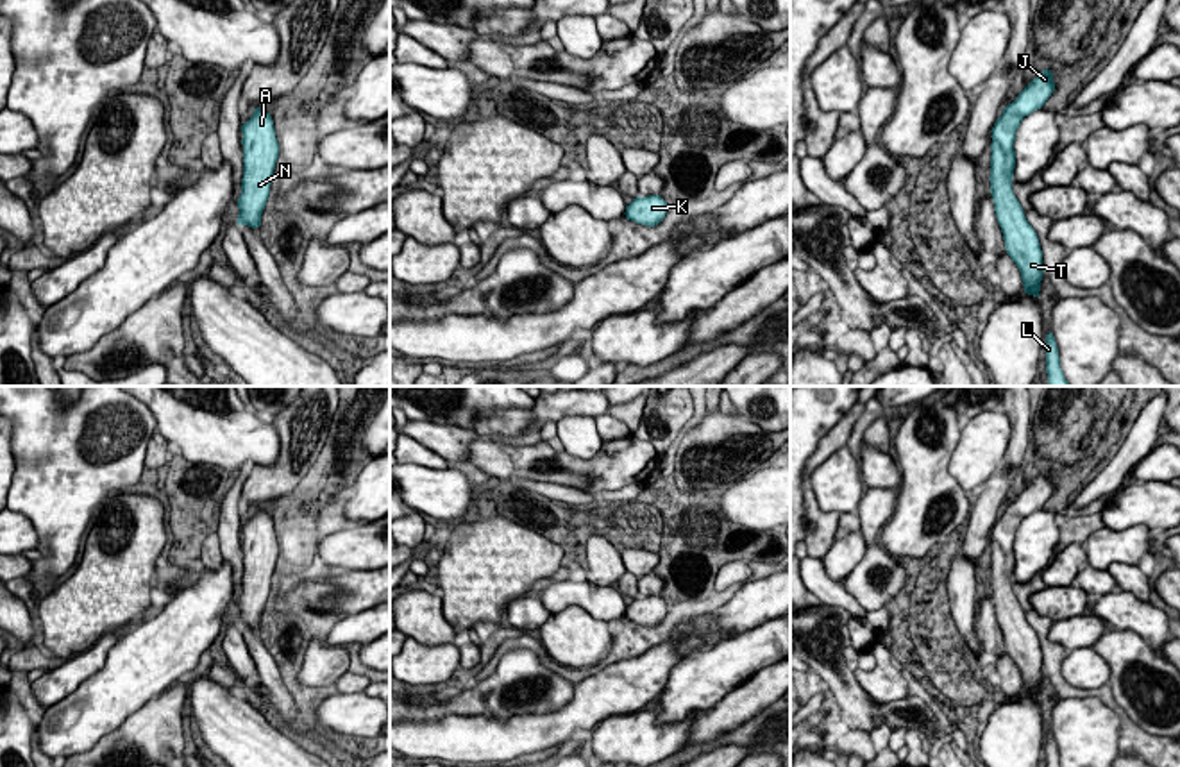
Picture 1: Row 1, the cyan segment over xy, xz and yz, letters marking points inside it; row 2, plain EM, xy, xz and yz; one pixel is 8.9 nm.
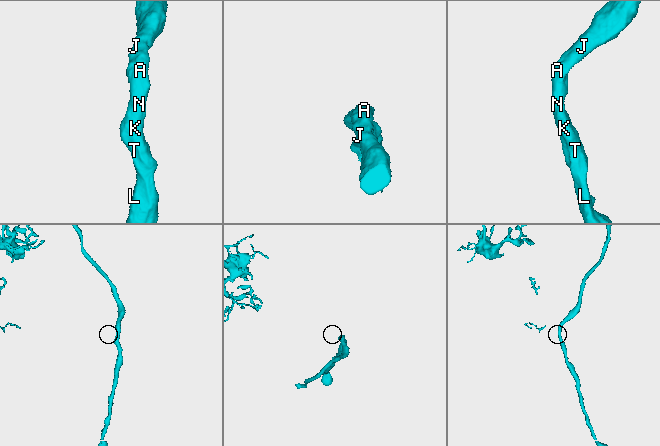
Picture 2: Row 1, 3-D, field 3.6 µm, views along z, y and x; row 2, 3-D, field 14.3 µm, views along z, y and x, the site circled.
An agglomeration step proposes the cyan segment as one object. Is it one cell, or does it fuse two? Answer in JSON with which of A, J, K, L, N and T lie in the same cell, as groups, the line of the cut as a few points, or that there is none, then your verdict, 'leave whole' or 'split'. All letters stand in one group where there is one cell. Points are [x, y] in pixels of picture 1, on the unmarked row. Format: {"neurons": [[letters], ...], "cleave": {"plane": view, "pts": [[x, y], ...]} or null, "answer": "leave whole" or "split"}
{"neurons": [["A", "J", "K", "L", "N", "T"]], "cleave": null, "answer": "leave whole"}

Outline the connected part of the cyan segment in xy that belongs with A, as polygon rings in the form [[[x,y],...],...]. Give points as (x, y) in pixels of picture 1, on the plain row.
[[[261,508],[254,510],[249,522],[241,526],[243,579],[238,599],[238,626],[252,629],[261,626],[261,615],[270,595],[270,585],[279,558],[274,520]]]

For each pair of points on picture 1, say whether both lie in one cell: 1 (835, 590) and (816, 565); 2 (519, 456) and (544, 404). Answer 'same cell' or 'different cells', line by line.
1: same cell
2: different cells

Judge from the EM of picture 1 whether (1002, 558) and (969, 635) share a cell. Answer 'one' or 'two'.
two

